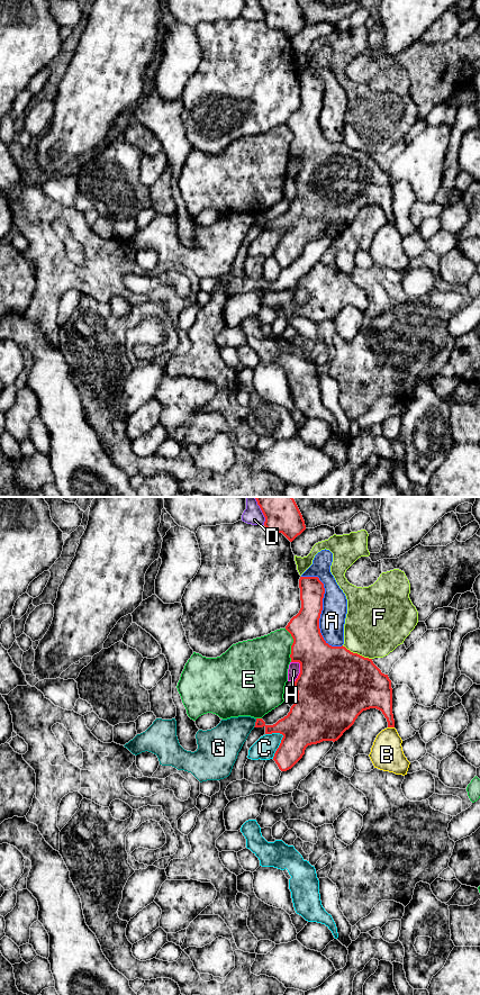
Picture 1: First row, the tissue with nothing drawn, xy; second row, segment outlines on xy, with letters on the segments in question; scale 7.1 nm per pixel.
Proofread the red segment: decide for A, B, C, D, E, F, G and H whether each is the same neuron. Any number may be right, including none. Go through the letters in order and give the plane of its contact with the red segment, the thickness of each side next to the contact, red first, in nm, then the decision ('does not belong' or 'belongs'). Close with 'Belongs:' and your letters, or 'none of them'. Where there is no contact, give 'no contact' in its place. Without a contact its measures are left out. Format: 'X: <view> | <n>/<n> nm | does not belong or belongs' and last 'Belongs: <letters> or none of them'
A: xy | 220/180 nm | does not belong
B: xy | 190/240 nm | does not belong
C: xy | 300/160 nm | does not belong
D: xy | 220/130 nm | does not belong
E: xy | 300/380 nm | does not belong
F: xy | 480/440 nm | does not belong
G: xy | 170/240 nm | does not belong
H: xy | 500/90 nm | does not belong
Belongs: none of them

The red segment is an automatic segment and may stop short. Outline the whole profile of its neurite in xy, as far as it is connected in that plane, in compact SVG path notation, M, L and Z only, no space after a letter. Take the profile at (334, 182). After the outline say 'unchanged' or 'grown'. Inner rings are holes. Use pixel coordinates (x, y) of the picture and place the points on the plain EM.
M300 73L299 84L301 105L286 123L293 135L291 159L300 160L300 170L295 178L297 196L288 211L275 220L266 221L262 215L256 215L254 223L264 223L265 230L283 232L273 253L281 268L291 265L302 254L308 242L337 237L363 207L381 207L387 215L388 224L395 224L392 184L388 171L382 170L372 155L353 150L343 142L332 143L324 136L319 115L325 84L318 73Z; unchanged

